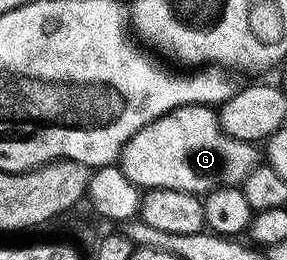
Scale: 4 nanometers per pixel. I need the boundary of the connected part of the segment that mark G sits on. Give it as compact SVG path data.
M208 104L179 106L160 118L155 118L136 132L136 135L124 145L118 165L122 172L135 186L144 190L154 188L178 188L182 192L201 196L216 190L219 186L239 186L246 175L258 164L258 150L246 140L234 140L234 136L226 136L220 127L217 111Z

